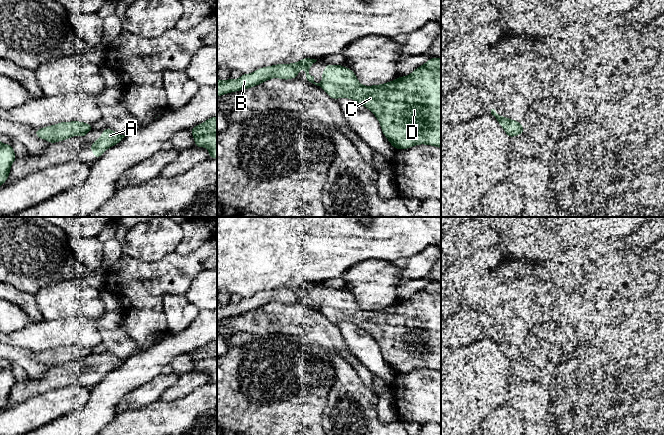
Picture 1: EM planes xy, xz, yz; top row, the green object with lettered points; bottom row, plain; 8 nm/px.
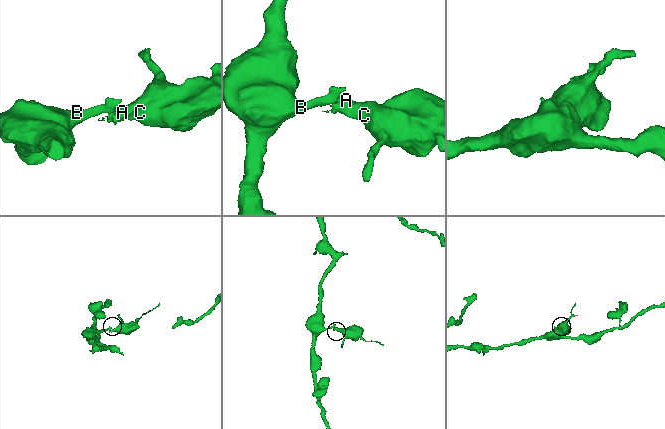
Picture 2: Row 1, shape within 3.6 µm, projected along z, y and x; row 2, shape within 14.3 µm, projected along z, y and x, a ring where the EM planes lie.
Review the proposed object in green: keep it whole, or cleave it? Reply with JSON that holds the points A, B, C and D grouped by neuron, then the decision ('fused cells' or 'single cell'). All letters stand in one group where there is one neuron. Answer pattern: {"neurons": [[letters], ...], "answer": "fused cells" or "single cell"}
{"neurons": [["A", "C", "D"], ["B"]], "answer": "fused cells"}

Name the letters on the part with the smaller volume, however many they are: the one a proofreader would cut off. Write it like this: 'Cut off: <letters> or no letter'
Cut off: A, C, D

